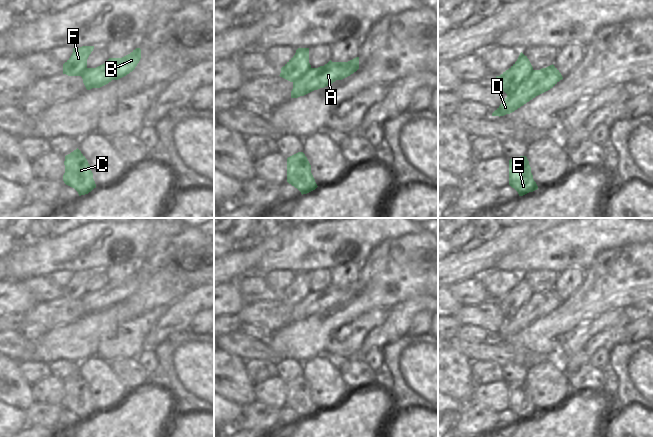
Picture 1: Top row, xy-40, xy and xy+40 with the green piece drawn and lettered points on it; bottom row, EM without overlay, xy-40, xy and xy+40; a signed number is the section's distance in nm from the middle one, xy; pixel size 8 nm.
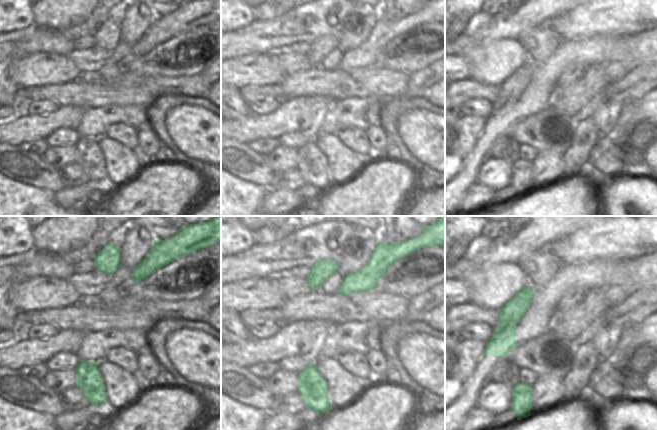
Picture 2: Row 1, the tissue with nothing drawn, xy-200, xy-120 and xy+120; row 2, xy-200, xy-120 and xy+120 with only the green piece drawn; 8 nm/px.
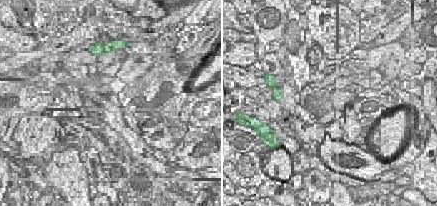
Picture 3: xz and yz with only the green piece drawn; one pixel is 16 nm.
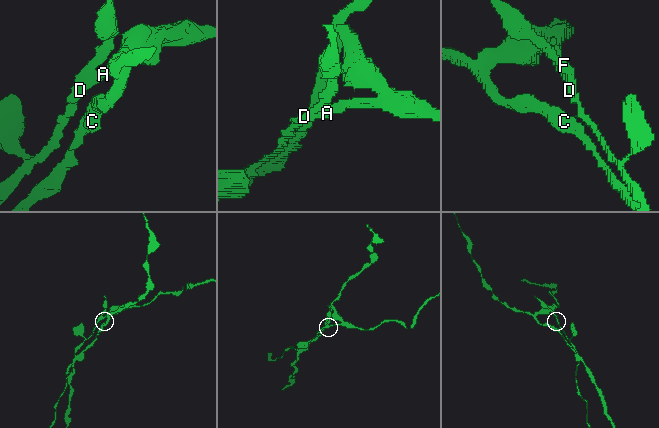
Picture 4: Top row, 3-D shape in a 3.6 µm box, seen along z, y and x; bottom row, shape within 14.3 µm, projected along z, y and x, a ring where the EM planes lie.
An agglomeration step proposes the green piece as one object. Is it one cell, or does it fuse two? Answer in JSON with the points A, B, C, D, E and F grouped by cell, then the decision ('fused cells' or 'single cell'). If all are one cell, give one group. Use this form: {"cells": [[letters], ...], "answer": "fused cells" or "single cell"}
{"cells": [["A", "B", "C", "D", "E"], ["F"]], "answer": "fused cells"}

